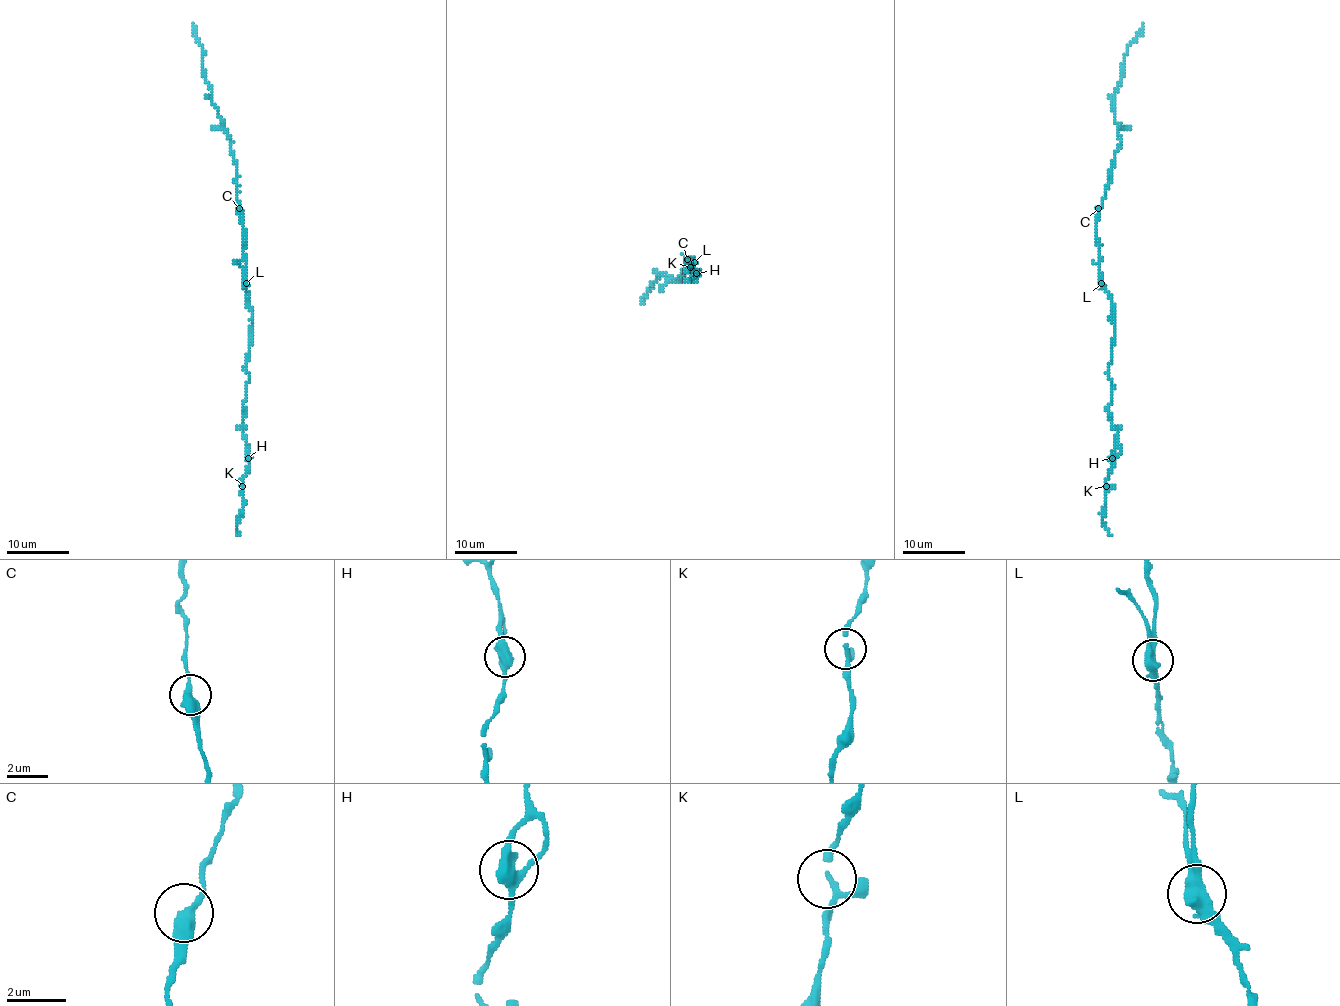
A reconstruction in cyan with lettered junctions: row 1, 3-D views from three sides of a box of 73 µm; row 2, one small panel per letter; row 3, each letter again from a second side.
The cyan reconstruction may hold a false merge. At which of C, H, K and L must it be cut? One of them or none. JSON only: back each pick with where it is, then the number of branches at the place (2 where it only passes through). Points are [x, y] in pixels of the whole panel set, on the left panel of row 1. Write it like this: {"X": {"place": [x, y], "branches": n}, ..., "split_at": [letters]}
{"L": {"place": [246, 283], "branches": 2}, "split_at": ["L"]}

